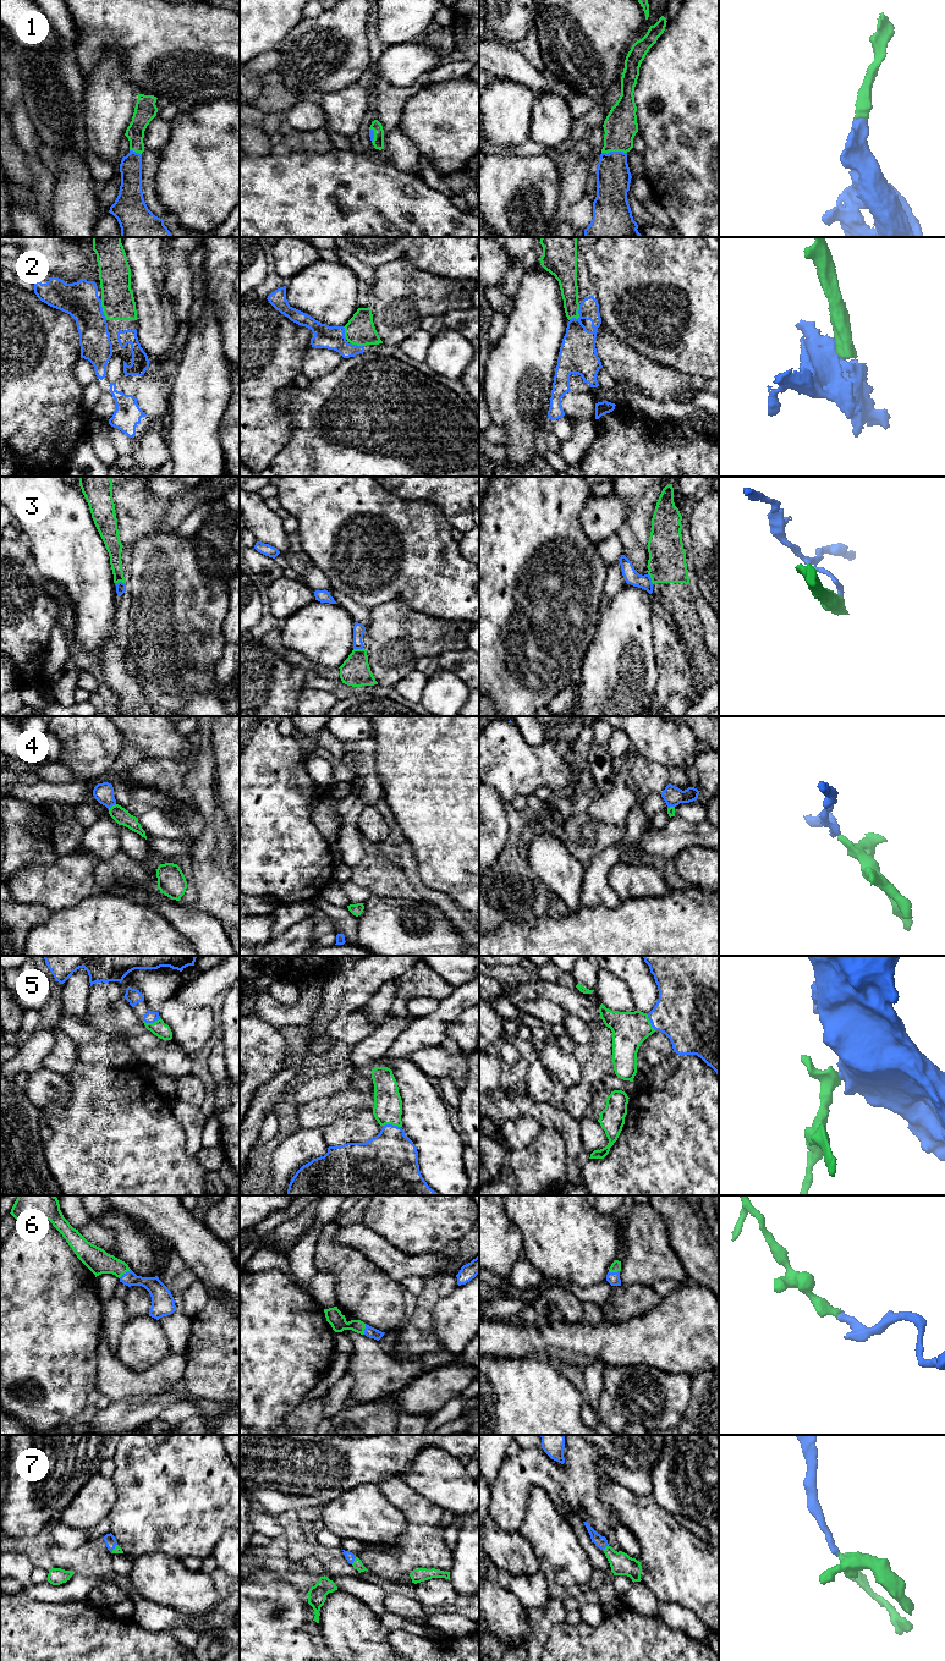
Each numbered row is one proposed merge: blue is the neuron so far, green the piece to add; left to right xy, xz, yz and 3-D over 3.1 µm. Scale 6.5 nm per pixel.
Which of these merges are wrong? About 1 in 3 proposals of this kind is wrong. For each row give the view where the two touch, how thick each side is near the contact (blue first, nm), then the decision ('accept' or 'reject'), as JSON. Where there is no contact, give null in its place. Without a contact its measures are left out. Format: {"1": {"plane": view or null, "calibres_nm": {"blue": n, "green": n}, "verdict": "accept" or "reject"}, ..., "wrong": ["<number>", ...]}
{"1": {"plane": "yz", "calibres_nm": {"blue": 220, "green": 220}, "verdict": "accept"}, "2": {"plane": "yz", "calibres_nm": {"blue": 240, "green": 130}, "verdict": "accept"}, "3": {"plane": "xy", "calibres_nm": {"blue": 60, "green": 110}, "verdict": "reject"}, "4": {"plane": "xy", "calibres_nm": {"blue": 130, "green": 100}, "verdict": "reject"}, "5": {"plane": "xz", "calibres_nm": {"blue": 380, "green": 190}, "verdict": "accept"}, "6": {"plane": "xy", "calibres_nm": {"blue": 120, "green": 160}, "verdict": "accept"}, "7": {"plane": "xz", "calibres_nm": {"blue": 60, "green": 70}, "verdict": "accept"}, "wrong": ["3", "4"]}

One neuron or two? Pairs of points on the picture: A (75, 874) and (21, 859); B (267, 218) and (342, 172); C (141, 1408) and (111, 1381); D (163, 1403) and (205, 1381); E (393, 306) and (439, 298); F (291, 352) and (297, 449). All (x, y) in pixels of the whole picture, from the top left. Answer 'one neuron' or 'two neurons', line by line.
A: two neurons
B: one neuron
C: two neurons
D: two neurons
E: one neuron
F: two neurons

